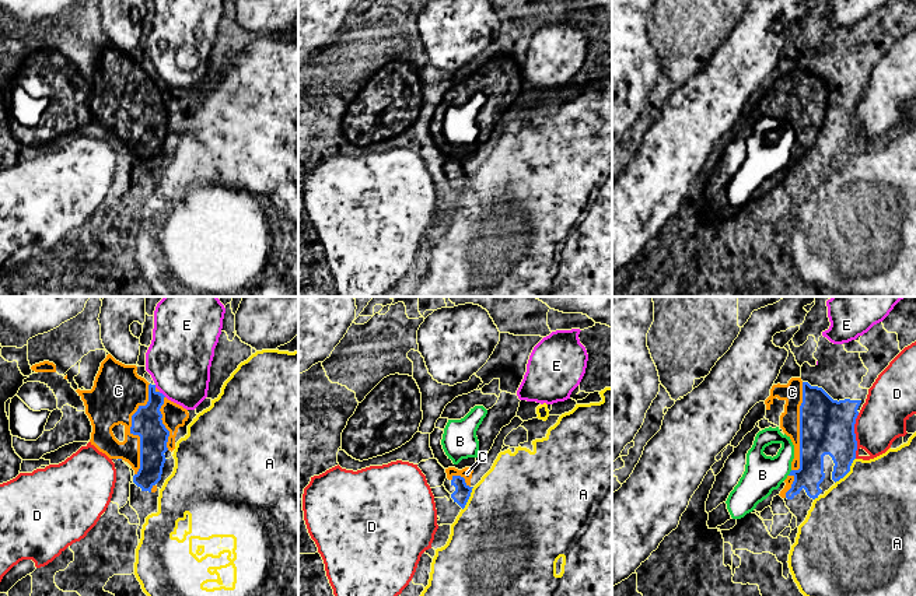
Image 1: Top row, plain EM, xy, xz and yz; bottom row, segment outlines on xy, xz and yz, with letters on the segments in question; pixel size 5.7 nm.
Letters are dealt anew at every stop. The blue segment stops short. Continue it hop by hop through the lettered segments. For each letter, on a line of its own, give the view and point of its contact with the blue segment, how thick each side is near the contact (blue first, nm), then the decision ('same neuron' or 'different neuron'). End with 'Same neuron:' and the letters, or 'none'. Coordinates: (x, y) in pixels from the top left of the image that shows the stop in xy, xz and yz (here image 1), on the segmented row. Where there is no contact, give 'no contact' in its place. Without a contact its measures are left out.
A: meets blue in yz at (848, 472); 260 nm thick on the blue side, 480 nm on the other; different neuron
B: meets blue in yz at (790, 473); 200 nm thick on the blue side, 220 nm on the other; same neuron
C: meets blue in xy at (130, 430); 170 nm thick on the blue side, 300 nm on the other; different neuron
D: meets blue in yz at (855, 435); 320 nm thick on the blue side, 280 nm on the other; different neuron
E: meets blue in xy at (161, 393); 170 nm thick on the blue side, 360 nm on the other; different neuron
Same neuron: B

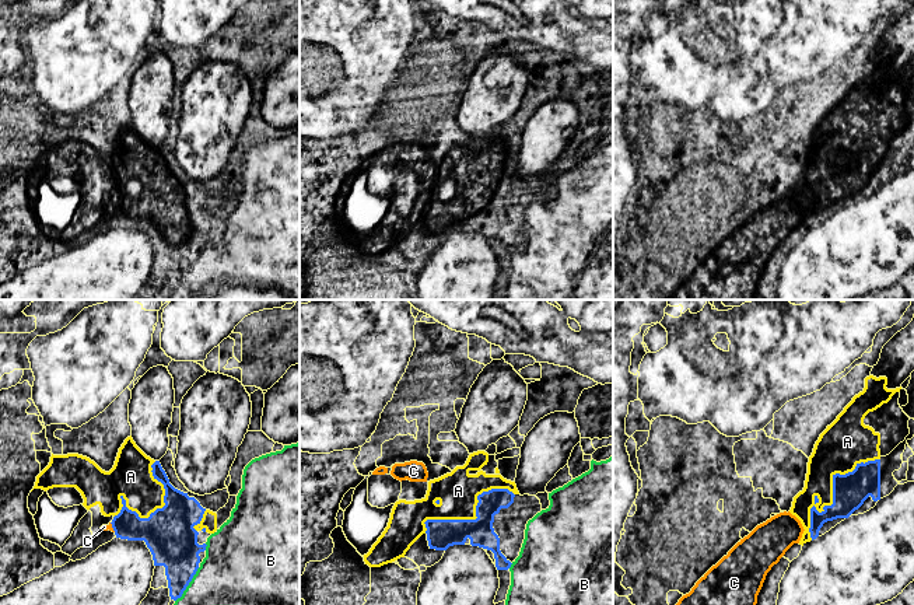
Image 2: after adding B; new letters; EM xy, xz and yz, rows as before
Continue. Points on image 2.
A: meets blue in yz at (833, 493); 200 nm thick on the blue side, 260 nm on the other; different neuron
B: meets blue in xy at (188, 584); 280 nm thick on the blue side, 360 nm on the other; different neuron
C: meets blue in xy at (112, 527); 180 nm thick on the blue side, 30 nm on the other; different neuron
Same neuron: none

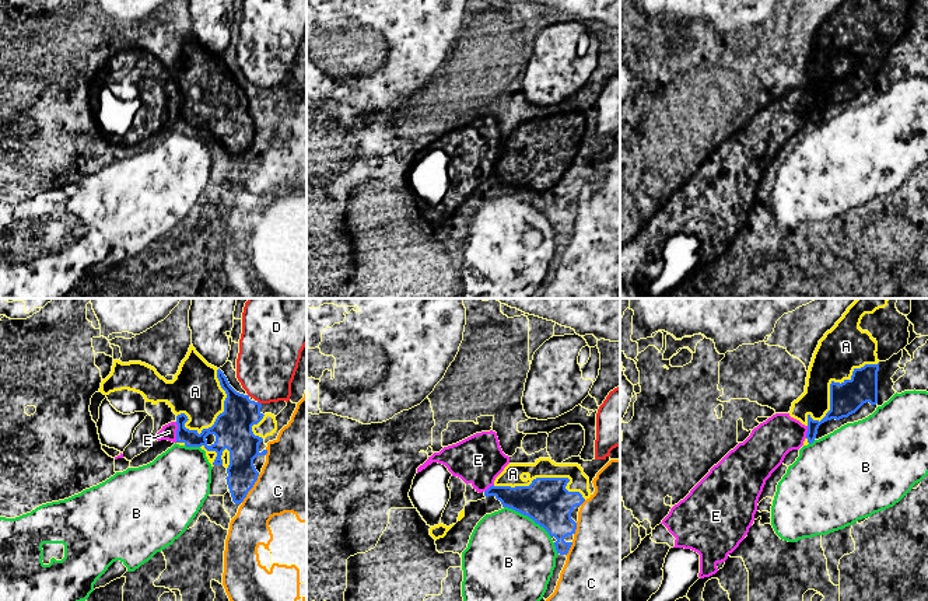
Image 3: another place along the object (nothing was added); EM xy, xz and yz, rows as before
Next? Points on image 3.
A: meets blue in yz at (830, 387); 190 nm thick on the blue side, 280 nm on the other; different neuron
B: meets blue in xz at (528, 516); 260 nm thick on the blue side, 480 nm on the other; different neuron
C: meets blue in xy at (252, 486); 180 nm thick on the blue side, 380 nm on the other; different neuron
D: meets blue in xy at (258, 402); 220 nm thick on the blue side, 340 nm on the other; different neuron
E: meets blue in xy at (177, 432); 100 nm thick on the blue side, 90 nm on the other; different neuron
Same neuron: none

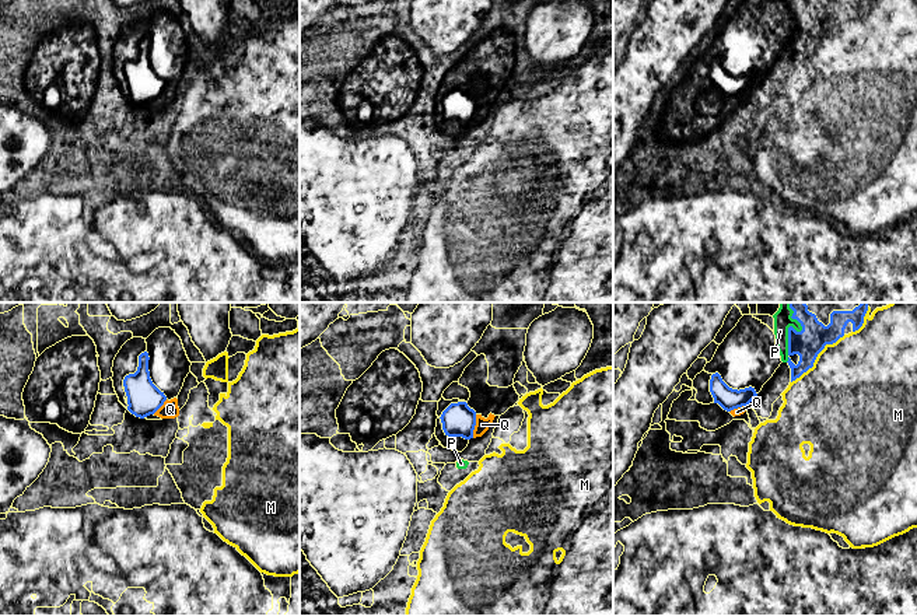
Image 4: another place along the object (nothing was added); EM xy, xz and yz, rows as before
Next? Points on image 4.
M: meets blue in yz at (816, 356); 170 nm thick on the blue side, 480 nm on the other; different neuron
P: meets blue in yz at (795, 331); 170 nm thick on the blue side, 100 nm on the other; different neuron
Q: meets blue in xz at (473, 426); 190 nm thick on the blue side, 80 nm on the other; same neuron
Same neuron: Q

